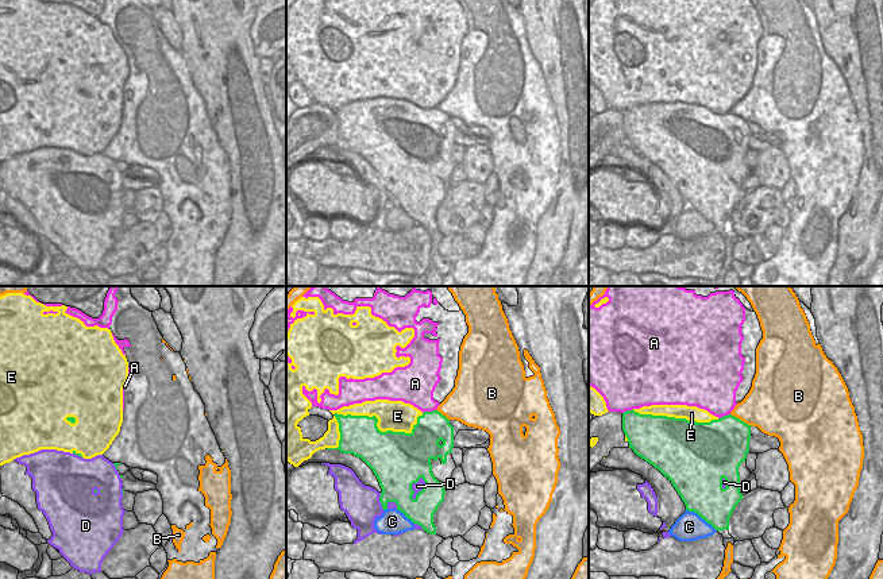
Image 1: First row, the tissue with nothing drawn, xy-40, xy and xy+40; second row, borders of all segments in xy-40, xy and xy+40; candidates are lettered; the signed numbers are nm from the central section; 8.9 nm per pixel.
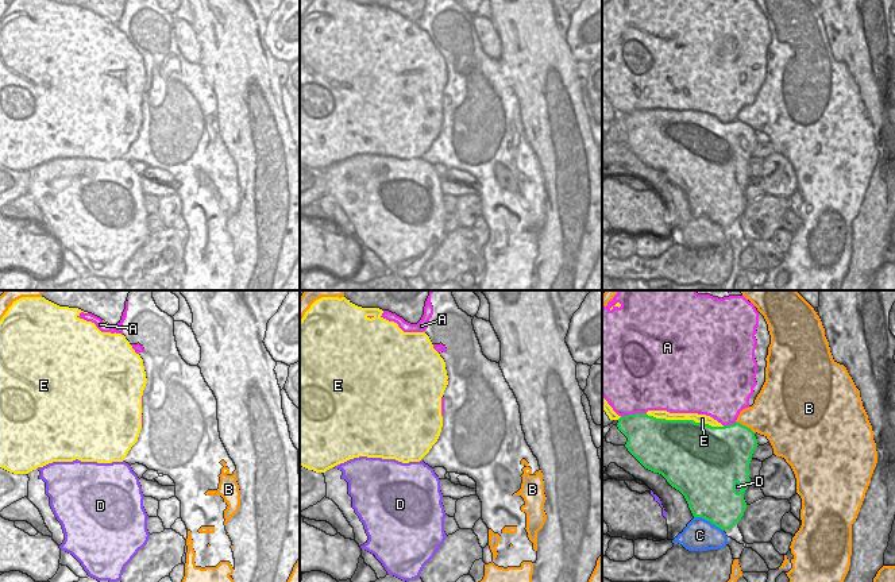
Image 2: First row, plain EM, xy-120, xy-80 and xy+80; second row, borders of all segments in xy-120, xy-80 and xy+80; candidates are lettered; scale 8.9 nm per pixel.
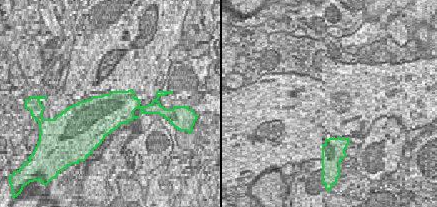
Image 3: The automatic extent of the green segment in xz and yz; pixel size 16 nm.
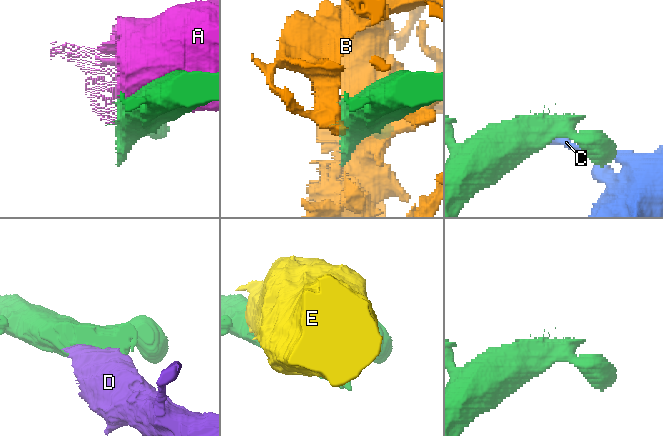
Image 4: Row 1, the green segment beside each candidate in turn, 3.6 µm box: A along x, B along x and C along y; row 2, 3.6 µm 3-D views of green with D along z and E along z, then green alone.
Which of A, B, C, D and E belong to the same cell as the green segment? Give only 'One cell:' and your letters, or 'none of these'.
One cell: D.

